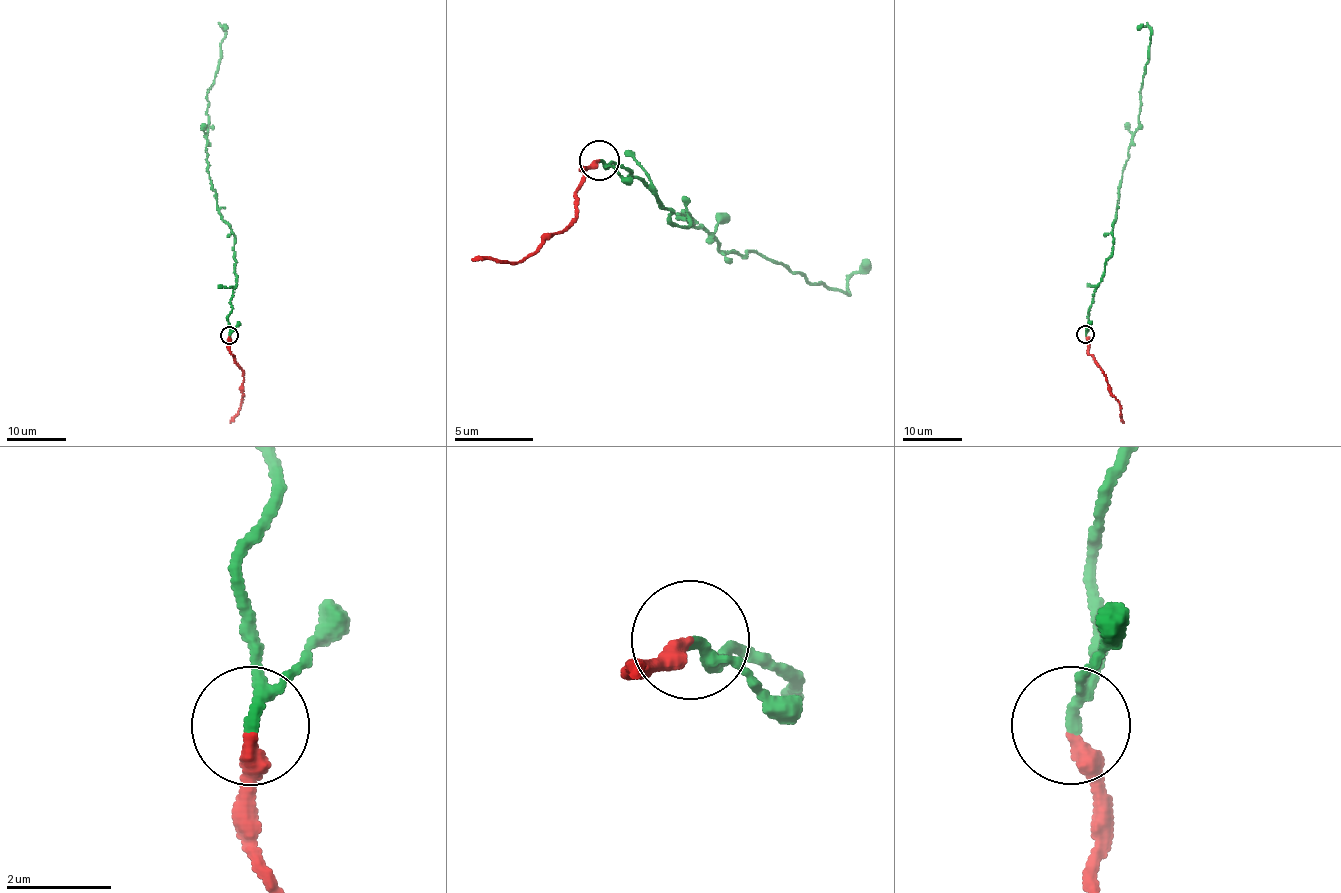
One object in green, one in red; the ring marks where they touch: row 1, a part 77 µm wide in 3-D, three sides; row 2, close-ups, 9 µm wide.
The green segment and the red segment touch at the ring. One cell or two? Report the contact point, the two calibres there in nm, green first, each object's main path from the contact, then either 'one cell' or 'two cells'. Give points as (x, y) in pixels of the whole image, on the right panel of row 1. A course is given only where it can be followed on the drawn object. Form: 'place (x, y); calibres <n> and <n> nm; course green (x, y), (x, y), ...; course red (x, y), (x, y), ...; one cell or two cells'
place (1085, 334); calibres 190 and 340 nm; course green (1086, 334), (1094, 289), (1113, 251), (1119, 187), (1131, 136), (1139, 126), (1151, 30), (1147, 25), (1137, 28); course red (1086, 335), (1088, 352), (1105, 377), (1109, 392), (1120, 404), (1124, 423); one cell

